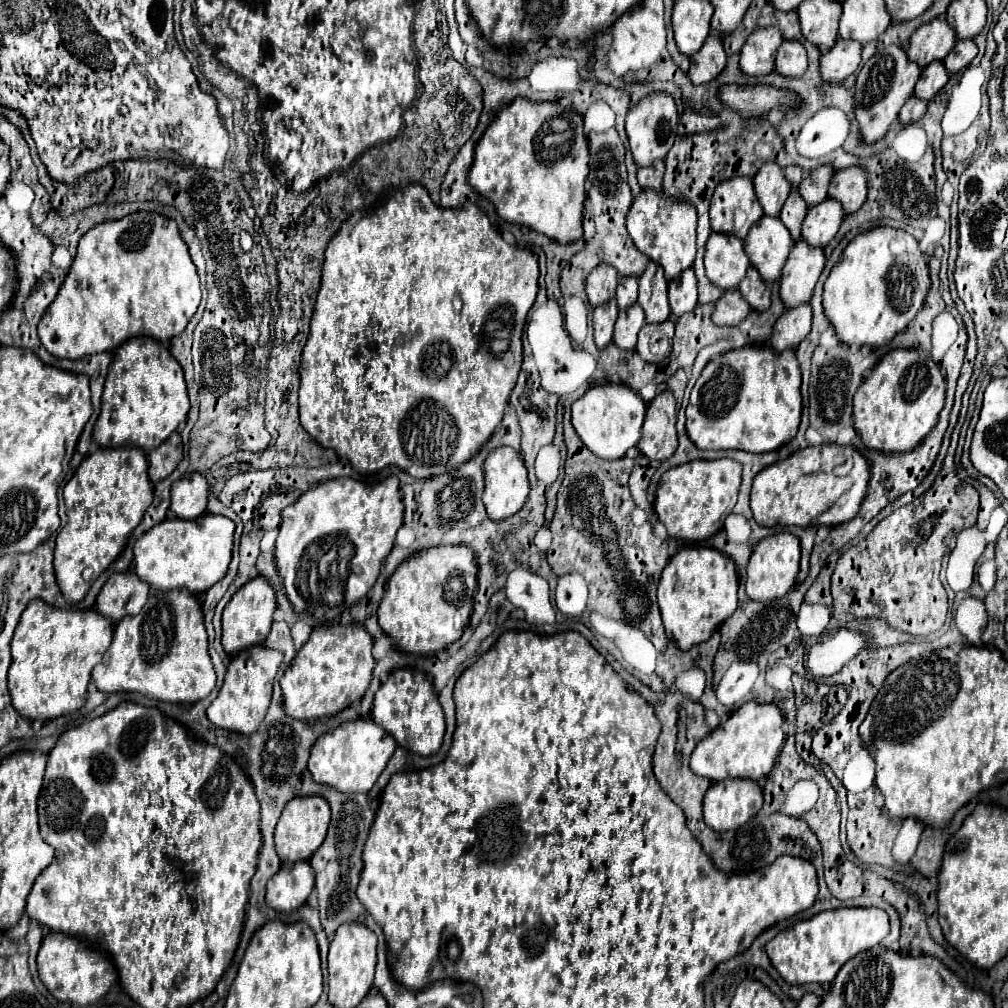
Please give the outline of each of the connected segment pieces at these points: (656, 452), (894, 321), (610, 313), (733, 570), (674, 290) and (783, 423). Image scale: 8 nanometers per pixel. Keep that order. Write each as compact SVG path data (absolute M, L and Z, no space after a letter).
M663 391L647 407L641 439L637 443L639 451L653 461L669 459L677 451L675 421L675 397L671 391Z
M877 227L859 233L831 269L823 291L825 315L843 343L883 347L923 307L929 287L927 257L921 253L917 239L901 229Z
M615 299L597 305L593 311L593 337L597 349L605 349L613 335L613 325L617 321L617 303Z
M681 549L677 551L659 579L657 599L663 617L667 637L681 649L687 651L697 643L703 643L711 633L729 617L737 607L737 567L735 563L717 549Z
M685 269L681 275L669 281L669 305L675 317L681 317L697 305L697 277L693 269Z
M745 345L741 349L731 349L719 355L701 371L687 405L687 433L699 449L743 449L751 453L767 453L779 449L797 435L801 411L801 371L795 351L789 349L783 353L775 353L767 345Z

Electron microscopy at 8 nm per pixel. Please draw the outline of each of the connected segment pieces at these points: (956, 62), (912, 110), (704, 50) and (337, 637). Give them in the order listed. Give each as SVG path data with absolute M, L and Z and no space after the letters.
M959 39L959 41L955 43L953 51L943 59L943 63L945 63L949 75L955 75L955 73L959 73L961 69L967 69L969 63L971 63L975 57L977 57L977 45L975 45L975 41L973 41L973 39L971 39L971 41L969 41L969 39Z
M909 97L909 99L905 101L905 105L901 107L901 111L899 111L899 121L901 121L903 125L915 123L915 121L919 121L919 119L925 115L925 111L927 111L927 103L925 103L923 99Z
M709 35L703 43L703 47L691 55L691 67L689 67L689 79L695 85L703 85L713 81L725 67L725 51L721 45L721 37L719 35Z
M359 623L315 627L309 641L295 655L281 679L285 713L293 719L331 717L349 707L353 701L359 701L371 683L375 667L371 649L373 639Z

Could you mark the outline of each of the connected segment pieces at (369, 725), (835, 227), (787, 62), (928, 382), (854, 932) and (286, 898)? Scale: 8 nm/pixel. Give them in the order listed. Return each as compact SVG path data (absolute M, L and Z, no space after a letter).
M365 719L347 721L317 739L309 757L309 771L317 783L335 787L341 793L367 793L395 753L395 747L393 735L377 727L377 723Z
M825 199L823 203L809 207L809 213L803 221L801 237L811 247L827 247L829 241L837 235L843 219L845 211L841 203L837 203L835 199Z
M783 41L777 51L775 69L785 77L801 77L807 71L807 51L799 41Z
M923 349L889 351L861 383L853 403L855 431L869 449L883 453L911 451L937 425L945 403L945 375Z
M849 907L831 909L803 919L793 927L777 933L765 951L779 971L779 975L791 985L803 983L831 983L837 971L857 953L875 947L889 933L889 917L877 907Z
M309 861L281 863L281 869L267 881L267 907L275 911L295 911L307 901L315 883L315 871Z

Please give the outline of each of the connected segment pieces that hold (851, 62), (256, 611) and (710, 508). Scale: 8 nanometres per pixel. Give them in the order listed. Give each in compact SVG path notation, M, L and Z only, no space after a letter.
M837 39L837 43L821 55L821 77L827 83L843 83L861 63L861 43Z
M257 575L255 579L245 583L245 587L241 587L241 591L237 591L233 595L233 599L227 603L227 607L223 611L223 647L225 647L225 651L229 655L235 655L251 645L263 645L263 641L271 629L271 619L273 619L275 609L277 609L275 591L263 575Z
M733 459L713 461L689 461L681 467L669 469L655 493L653 509L657 519L665 525L667 535L685 541L705 541L723 529L723 521L737 503L741 485L741 463Z

